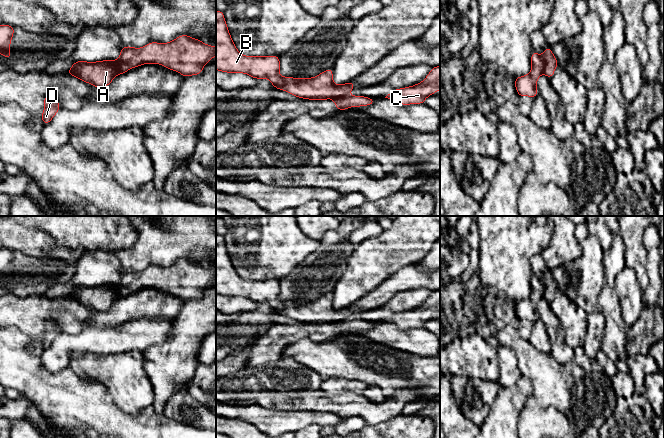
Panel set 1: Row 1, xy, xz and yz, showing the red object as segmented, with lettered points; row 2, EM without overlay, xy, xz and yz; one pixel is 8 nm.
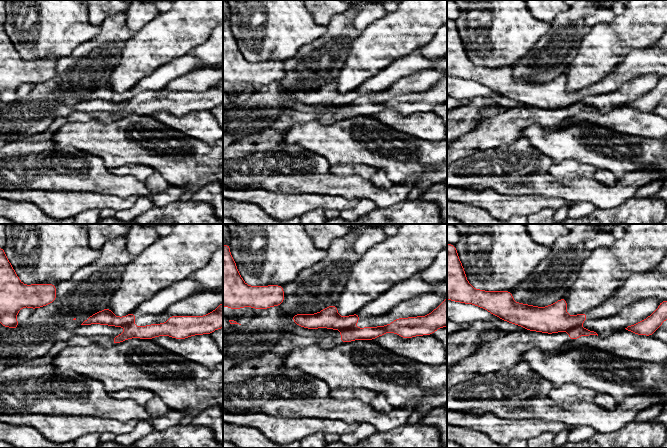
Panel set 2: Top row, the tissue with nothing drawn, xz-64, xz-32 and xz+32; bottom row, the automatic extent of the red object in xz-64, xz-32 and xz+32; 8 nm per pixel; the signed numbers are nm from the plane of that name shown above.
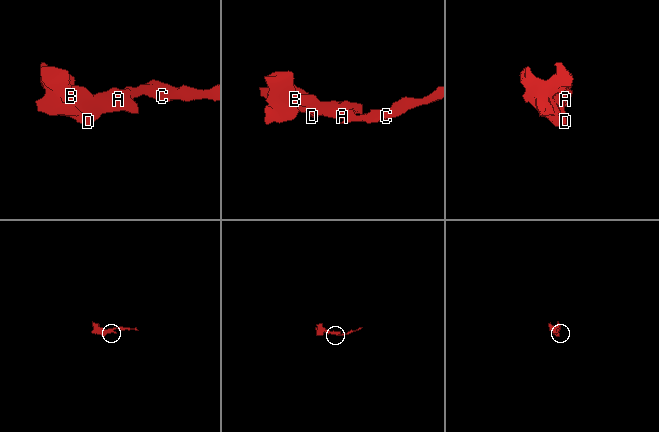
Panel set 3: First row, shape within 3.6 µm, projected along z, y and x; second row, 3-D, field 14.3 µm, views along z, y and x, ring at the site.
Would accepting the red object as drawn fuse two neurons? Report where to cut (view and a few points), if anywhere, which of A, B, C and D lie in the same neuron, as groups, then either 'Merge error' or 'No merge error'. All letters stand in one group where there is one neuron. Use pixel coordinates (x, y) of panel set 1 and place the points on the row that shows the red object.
Split along yz (541, 55), (543, 73). Groups: A B D / C. Merge error

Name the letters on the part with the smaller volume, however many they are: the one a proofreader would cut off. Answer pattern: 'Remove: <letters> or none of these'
Remove: C

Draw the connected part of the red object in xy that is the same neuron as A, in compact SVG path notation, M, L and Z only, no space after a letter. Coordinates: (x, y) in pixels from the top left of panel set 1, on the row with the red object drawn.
M79 60L66 72L97 88L107 87L117 76L118 60L87 62Z

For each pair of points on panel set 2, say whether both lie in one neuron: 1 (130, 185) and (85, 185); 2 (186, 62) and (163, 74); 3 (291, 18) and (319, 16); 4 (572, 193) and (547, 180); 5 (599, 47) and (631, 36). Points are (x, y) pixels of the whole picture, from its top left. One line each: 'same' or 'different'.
1: same
2: same
3: different
4: same
5: same

